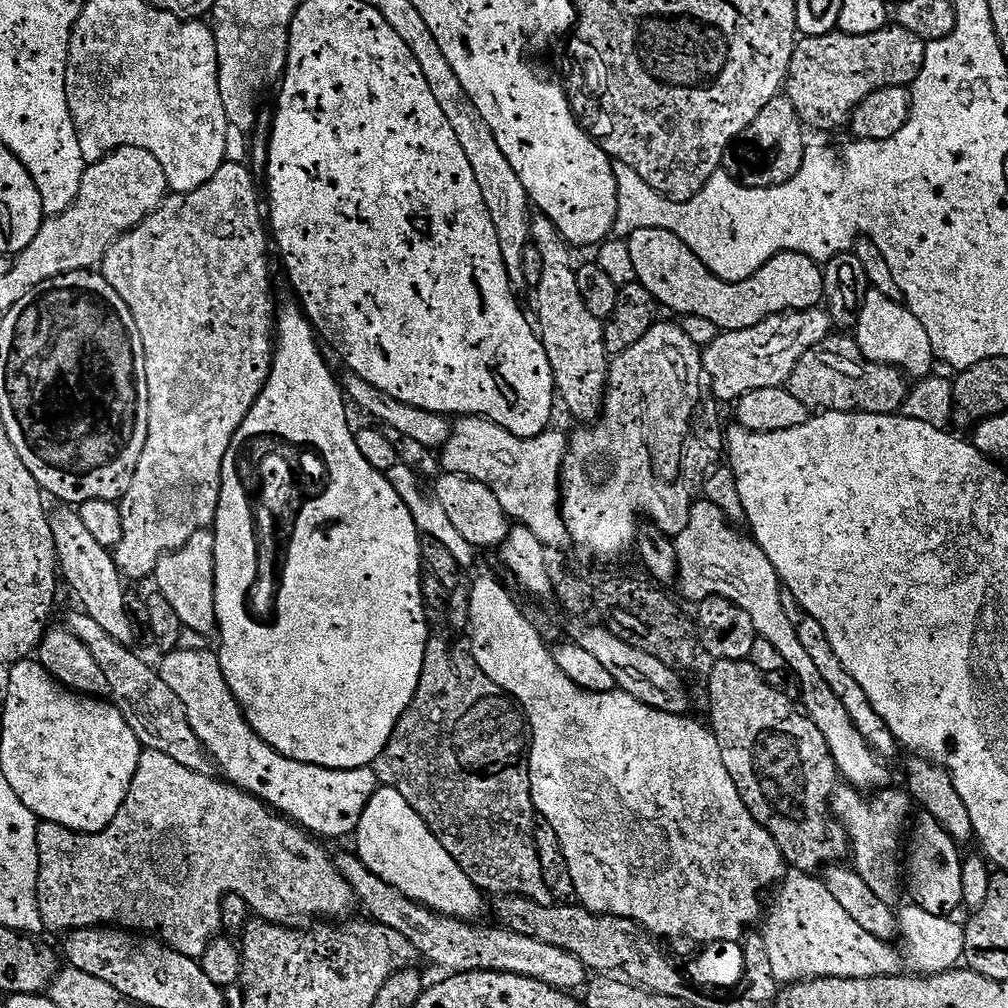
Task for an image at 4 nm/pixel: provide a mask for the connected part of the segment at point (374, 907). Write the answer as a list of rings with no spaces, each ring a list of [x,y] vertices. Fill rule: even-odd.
[[[348,850],[341,856],[337,855],[335,862],[336,871],[354,890],[359,907],[364,907],[375,923],[390,926],[390,930],[398,930],[398,934],[402,934],[402,938],[406,938],[406,942],[410,942],[410,946],[414,946],[423,959],[425,956],[434,967],[445,968],[445,973],[505,972],[534,978],[561,990],[583,989],[589,979],[589,969],[584,967],[582,961],[558,946],[538,942],[538,938],[526,938],[526,934],[511,932],[503,926],[479,928],[479,923],[457,920],[455,916],[441,916],[425,904],[406,898],[394,890],[394,886],[382,882],[378,874],[374,874],[360,861],[355,851]]]

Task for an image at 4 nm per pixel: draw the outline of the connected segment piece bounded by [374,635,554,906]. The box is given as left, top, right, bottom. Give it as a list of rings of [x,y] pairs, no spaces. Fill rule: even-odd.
[[[433,635],[424,651],[418,690],[374,767],[377,781],[385,788],[398,790],[414,806],[418,818],[430,826],[434,838],[446,846],[446,854],[462,866],[481,892],[525,896],[538,902],[538,906],[550,906],[554,901],[550,890],[546,890],[536,849],[538,813],[532,804],[529,751],[530,729],[524,714],[511,696],[486,678],[471,647],[463,648],[451,644],[444,636]]]

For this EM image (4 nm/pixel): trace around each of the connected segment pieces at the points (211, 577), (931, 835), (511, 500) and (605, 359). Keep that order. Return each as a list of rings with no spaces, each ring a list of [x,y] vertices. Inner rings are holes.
[[[201,530],[186,542],[184,548],[170,552],[161,558],[154,573],[155,587],[174,606],[178,618],[189,633],[197,632],[200,636],[208,636],[217,631],[216,627],[216,575],[214,574],[214,538],[215,531]]]
[[[926,815],[919,817],[916,829],[911,829],[910,839],[906,844],[906,892],[912,895],[911,903],[926,910],[926,914],[938,914],[951,917],[952,912],[961,911],[962,898],[962,859],[961,849],[938,826],[934,818]]]
[[[462,416],[452,424],[452,433],[444,443],[439,453],[444,472],[468,476],[472,480],[482,482],[498,498],[498,506],[502,506],[505,516],[509,521],[515,522],[521,528],[528,528],[538,542],[542,542],[549,550],[569,547],[568,531],[564,525],[564,519],[560,514],[560,471],[564,468],[564,459],[568,453],[567,435],[549,430],[538,434],[534,438],[518,438],[510,434],[502,426],[495,424],[493,420],[487,420],[484,416]]]
[[[536,214],[531,217],[532,225],[529,230],[530,242],[538,250],[538,255],[542,257],[542,279],[538,282],[538,286],[534,289],[534,296],[536,296],[536,316],[538,321],[538,335],[544,349],[546,350],[546,358],[550,358],[550,370],[554,374],[554,382],[556,383],[556,394],[561,405],[565,404],[568,407],[568,412],[574,419],[580,420],[576,422],[592,422],[599,417],[604,407],[604,393],[608,387],[608,369],[610,367],[610,357],[606,350],[606,342],[604,341],[604,324],[598,319],[594,318],[594,314],[590,314],[590,310],[586,310],[586,302],[582,302],[582,294],[578,294],[578,278],[576,277],[576,268],[571,264],[573,249],[570,247],[567,240],[560,237],[560,231],[554,226],[554,222],[550,222],[550,218]]]

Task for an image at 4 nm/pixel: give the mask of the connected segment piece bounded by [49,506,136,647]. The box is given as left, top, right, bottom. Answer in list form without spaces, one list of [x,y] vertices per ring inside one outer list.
[[[60,506],[56,512],[49,517],[51,522],[51,533],[54,534],[55,550],[57,557],[58,570],[61,577],[68,582],[77,598],[80,600],[81,609],[87,613],[88,616],[98,623],[108,637],[114,638],[120,645],[131,647],[136,640],[136,633],[132,631],[129,620],[125,612],[125,594],[126,584],[124,577],[120,573],[120,568],[116,564],[116,559],[113,553],[98,544],[98,540],[88,532],[79,511],[72,506]]]

